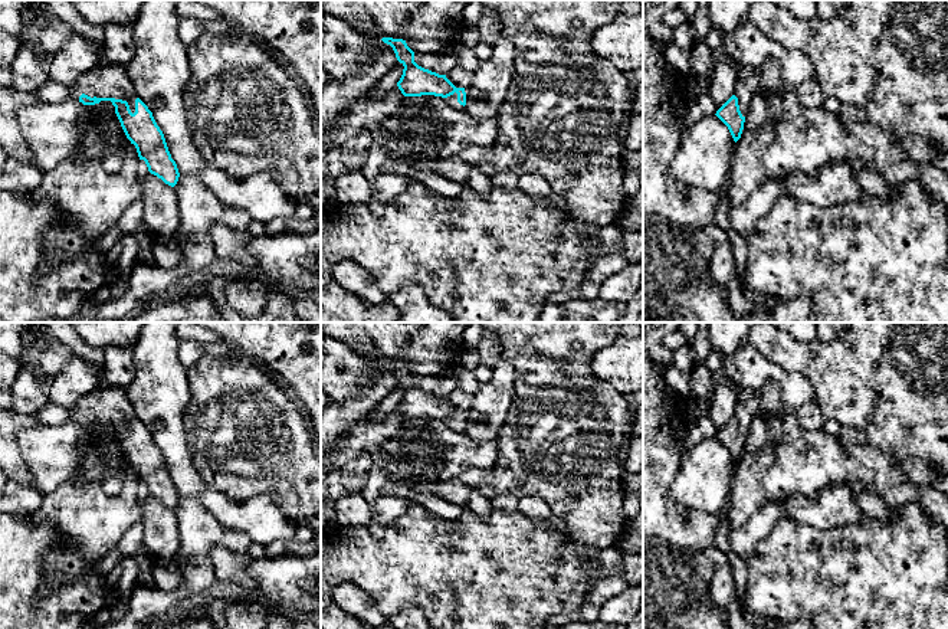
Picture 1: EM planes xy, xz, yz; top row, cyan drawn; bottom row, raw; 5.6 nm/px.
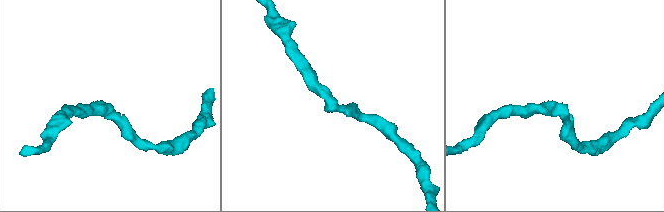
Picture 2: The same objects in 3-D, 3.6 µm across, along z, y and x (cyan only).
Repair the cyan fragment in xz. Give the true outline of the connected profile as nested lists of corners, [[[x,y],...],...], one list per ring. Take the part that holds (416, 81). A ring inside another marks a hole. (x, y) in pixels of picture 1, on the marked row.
[[[383,37],[381,40],[393,47],[397,60],[404,66],[403,75],[397,82],[403,99],[409,96],[434,95],[442,96],[455,109],[465,109],[465,88],[456,88],[446,75],[439,75],[419,66],[414,62],[414,52],[407,46],[406,40],[393,37]]]

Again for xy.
[[[98,62],[69,88],[69,94],[83,105],[111,101],[127,138],[135,145],[148,171],[171,187],[177,184],[180,173],[164,134],[135,94],[124,66]]]

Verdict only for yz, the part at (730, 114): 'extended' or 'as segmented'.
extended

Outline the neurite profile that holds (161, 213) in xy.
[[[148,173],[142,180],[142,219],[157,239],[173,239],[180,225],[180,207],[174,187]]]

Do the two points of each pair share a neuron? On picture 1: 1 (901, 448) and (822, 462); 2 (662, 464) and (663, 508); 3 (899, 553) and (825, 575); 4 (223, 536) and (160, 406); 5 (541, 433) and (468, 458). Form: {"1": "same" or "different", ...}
{"1": "different", "2": "same", "3": "same", "4": "same", "5": "different"}

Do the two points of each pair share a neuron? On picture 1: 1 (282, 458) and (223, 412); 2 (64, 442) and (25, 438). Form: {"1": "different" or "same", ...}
{"1": "same", "2": "same"}

